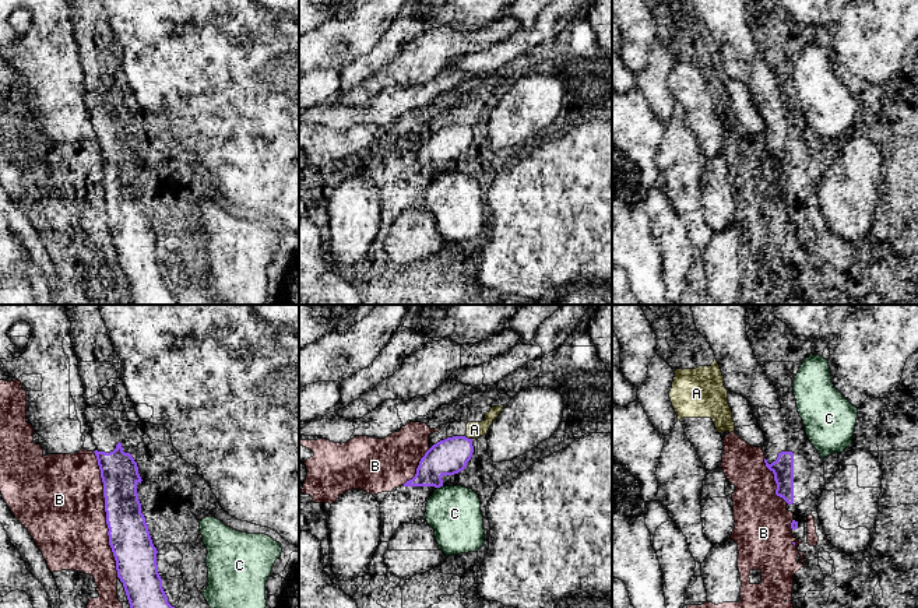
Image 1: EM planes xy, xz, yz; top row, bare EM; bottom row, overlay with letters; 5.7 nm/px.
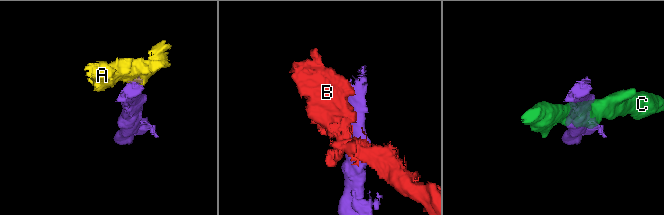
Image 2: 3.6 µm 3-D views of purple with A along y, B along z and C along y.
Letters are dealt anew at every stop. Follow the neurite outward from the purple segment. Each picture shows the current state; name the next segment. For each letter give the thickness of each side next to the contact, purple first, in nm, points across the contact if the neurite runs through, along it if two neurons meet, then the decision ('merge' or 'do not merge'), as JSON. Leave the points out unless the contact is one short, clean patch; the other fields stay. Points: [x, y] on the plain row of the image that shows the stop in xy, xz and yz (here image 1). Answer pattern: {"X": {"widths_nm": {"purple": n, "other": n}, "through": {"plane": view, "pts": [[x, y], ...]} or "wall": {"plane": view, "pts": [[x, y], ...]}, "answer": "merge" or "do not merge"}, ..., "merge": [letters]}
{"A": {"widths_nm": {"purple": 200, "other": 100}, "wall": {"plane": "xz", "pts": [[464, 123], [471, 126]]}, "answer": "do not merge"}, "B": {"widths_nm": {"purple": 240, "other": 480}, "answer": "do not merge"}, "C": {"widths_nm": {"purple": 200, "other": 300}, "wall": {"plane": "xz", "pts": [[442, 172], [438, 175]]}, "answer": "do not merge"}, "merge": []}

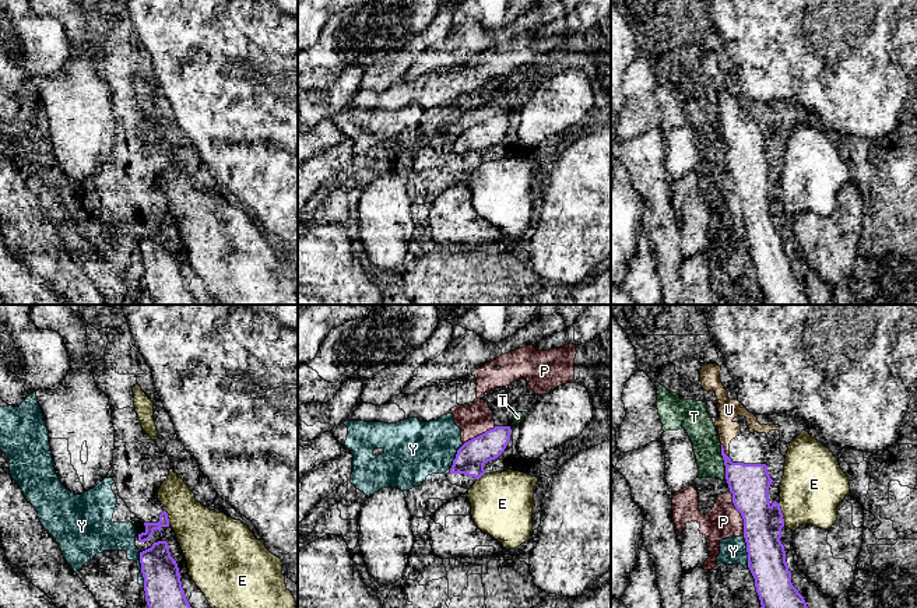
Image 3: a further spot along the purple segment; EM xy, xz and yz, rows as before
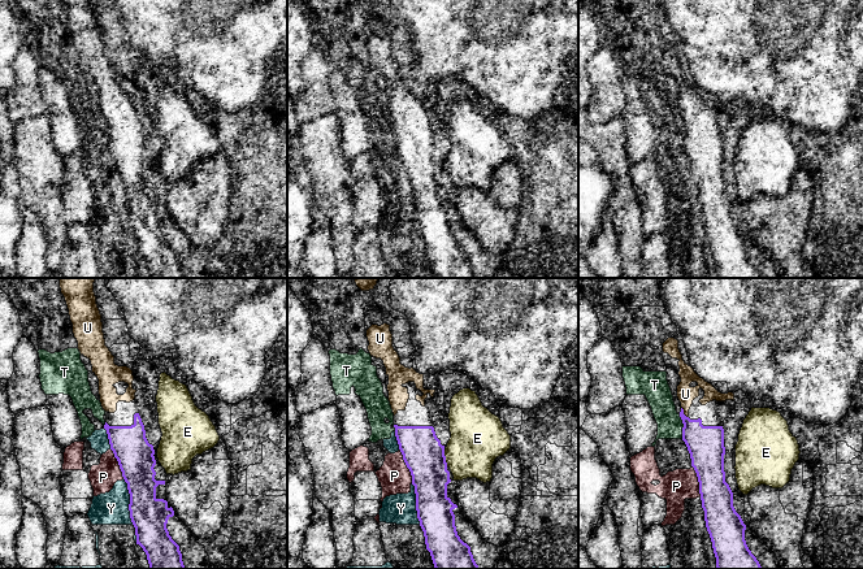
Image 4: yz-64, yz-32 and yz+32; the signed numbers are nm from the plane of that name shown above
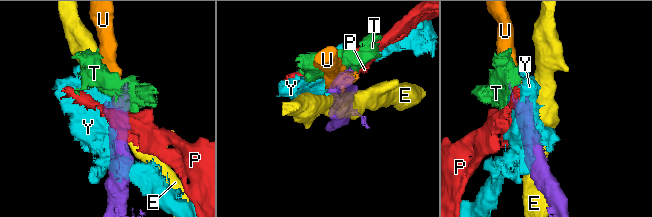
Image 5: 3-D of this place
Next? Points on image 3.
{"E": {"widths_nm": {"purple": 220, "other": 360}, "wall": {"plane": "yz", "pts": [[779, 190], [784, 211]]}, "answer": "do not merge"}, "P": {"widths_nm": {"purple": 220, "other": 190}, "wall": {"plane": "yz", "pts": [[730, 178], [733, 192], [742, 206], [744, 222]]}, "answer": "do not merge"}, "T": {"widths_nm": {"purple": 220, "other": 160}, "wall": {"plane": "yz", "pts": [[720, 132], [726, 165]]}, "answer": "do not merge"}, "U": {"widths_nm": {"purple": 220, "other": 120}, "through": {"plane": "yz", "pts": [[749, 171], [727, 148], [723, 137], [728, 97]]}, "answer": "merge"}, "Y": {"widths_nm": {"purple": 220, "other": 160}, "answer": "do not merge"}, "merge": ["U"]}

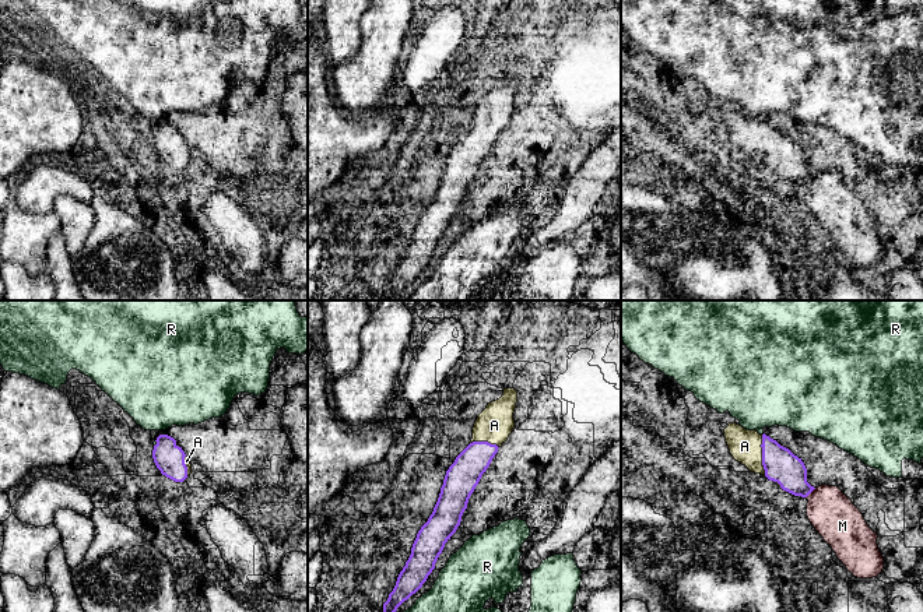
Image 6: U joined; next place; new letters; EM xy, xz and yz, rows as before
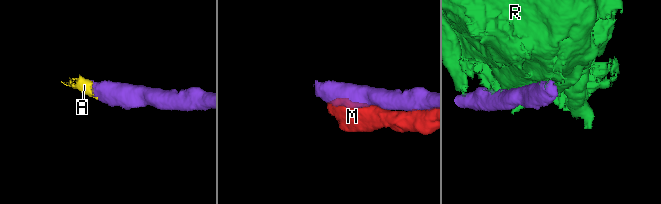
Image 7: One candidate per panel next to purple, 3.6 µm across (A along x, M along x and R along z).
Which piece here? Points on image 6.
{"A": {"widths_nm": {"purple": 200, "other": 180}, "through": {"plane": "yz", "pts": [[781, 152], [762, 143], [744, 133]]}, "answer": "merge"}, "M": {"widths_nm": {"purple": 200, "other": 260}, "answer": "do not merge"}, "R": {"widths_nm": {"purple": 180, "other": 20}, "answer": "do not merge"}, "merge": ["A"]}

